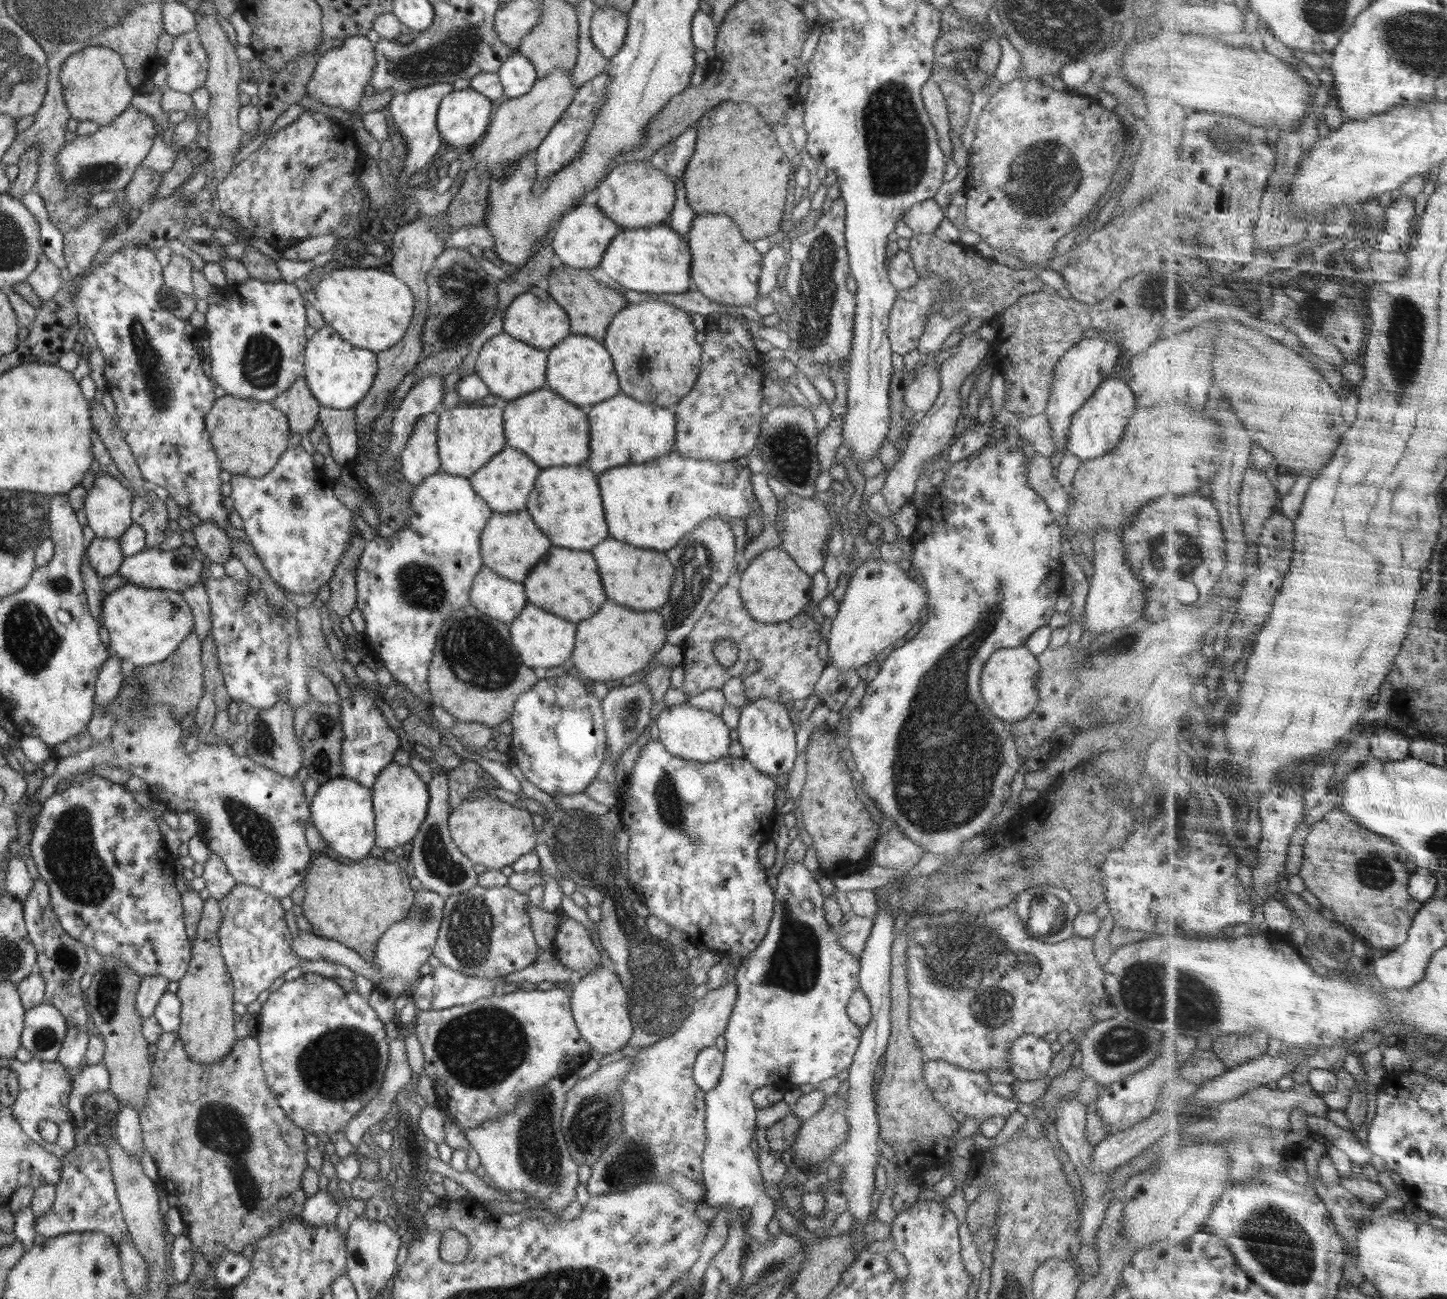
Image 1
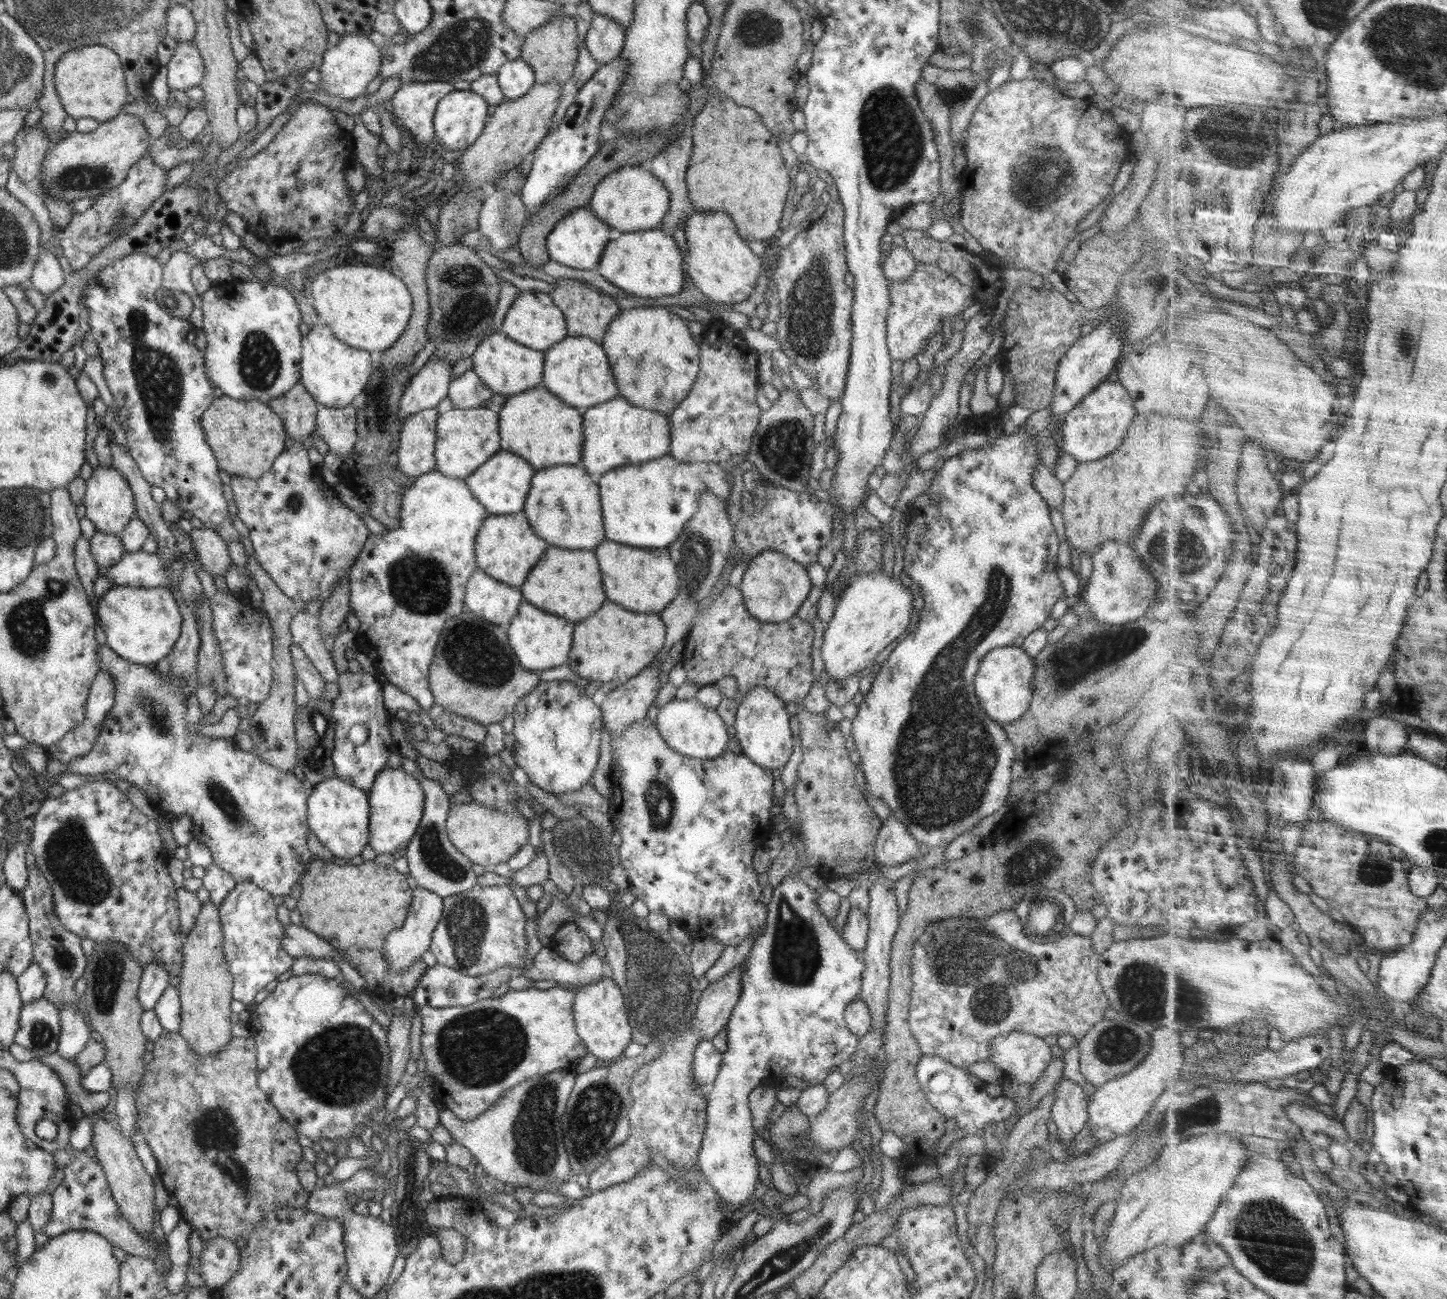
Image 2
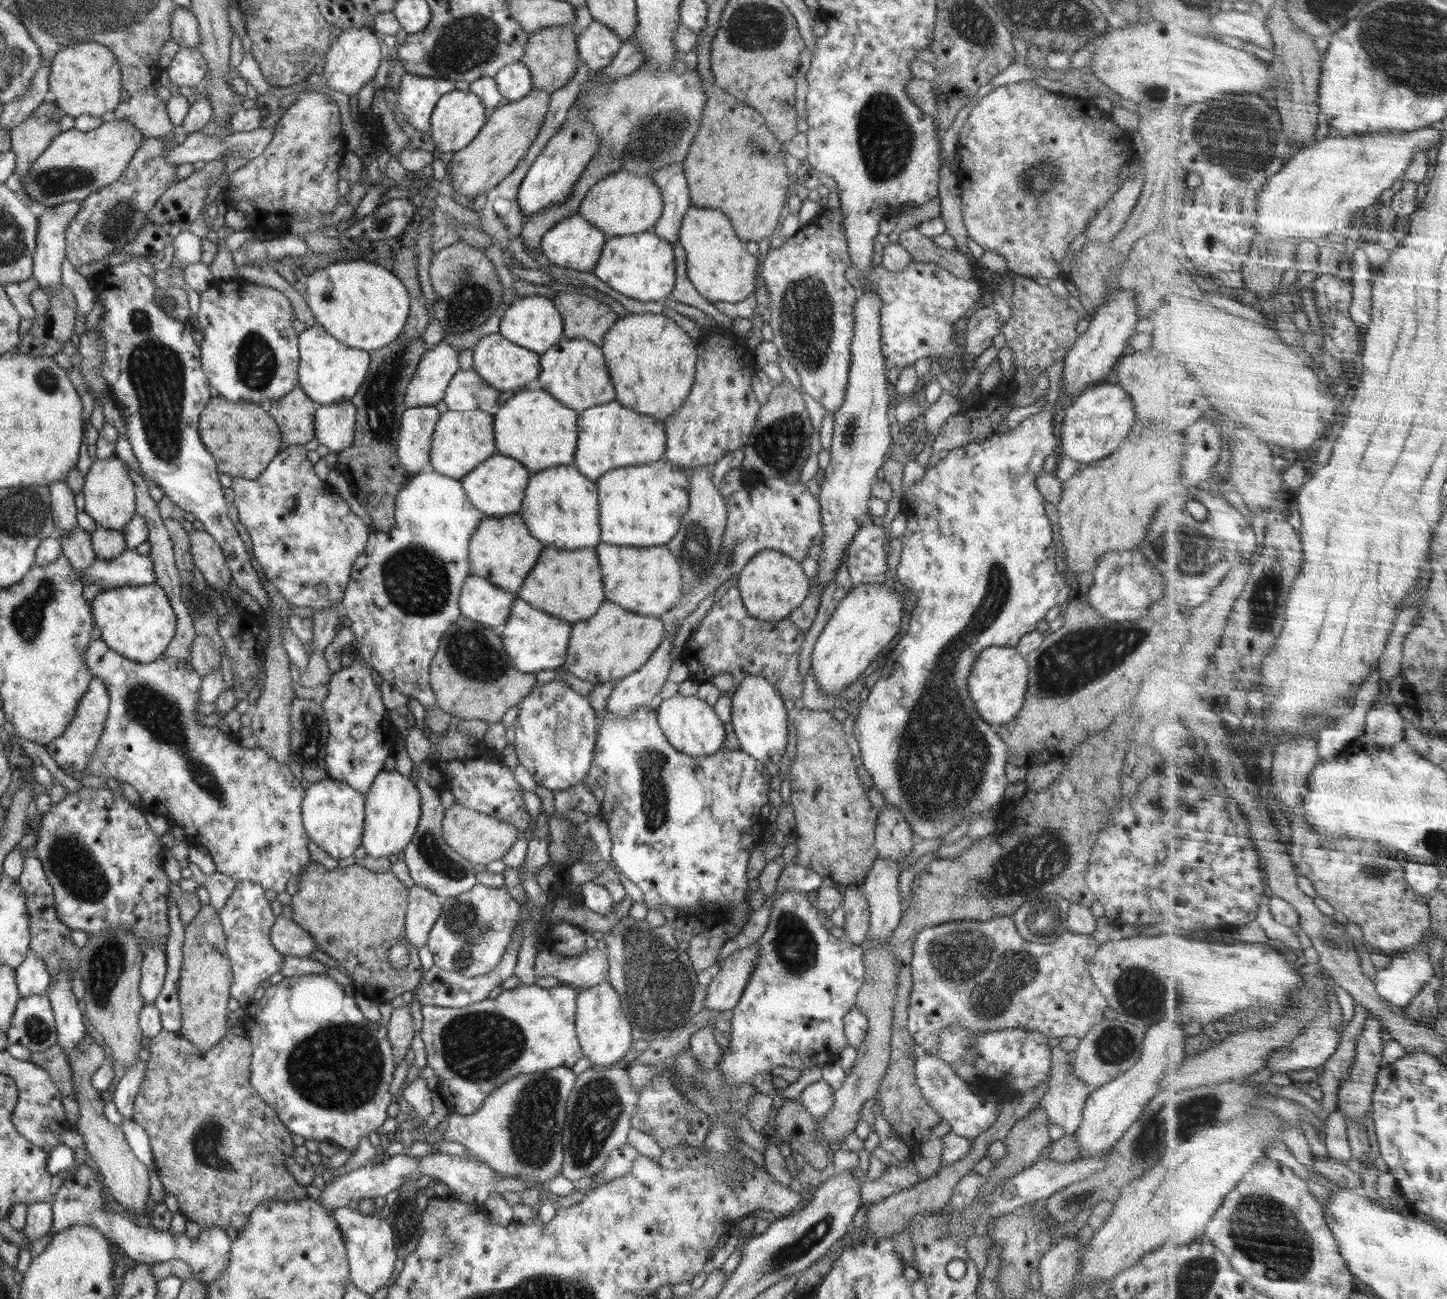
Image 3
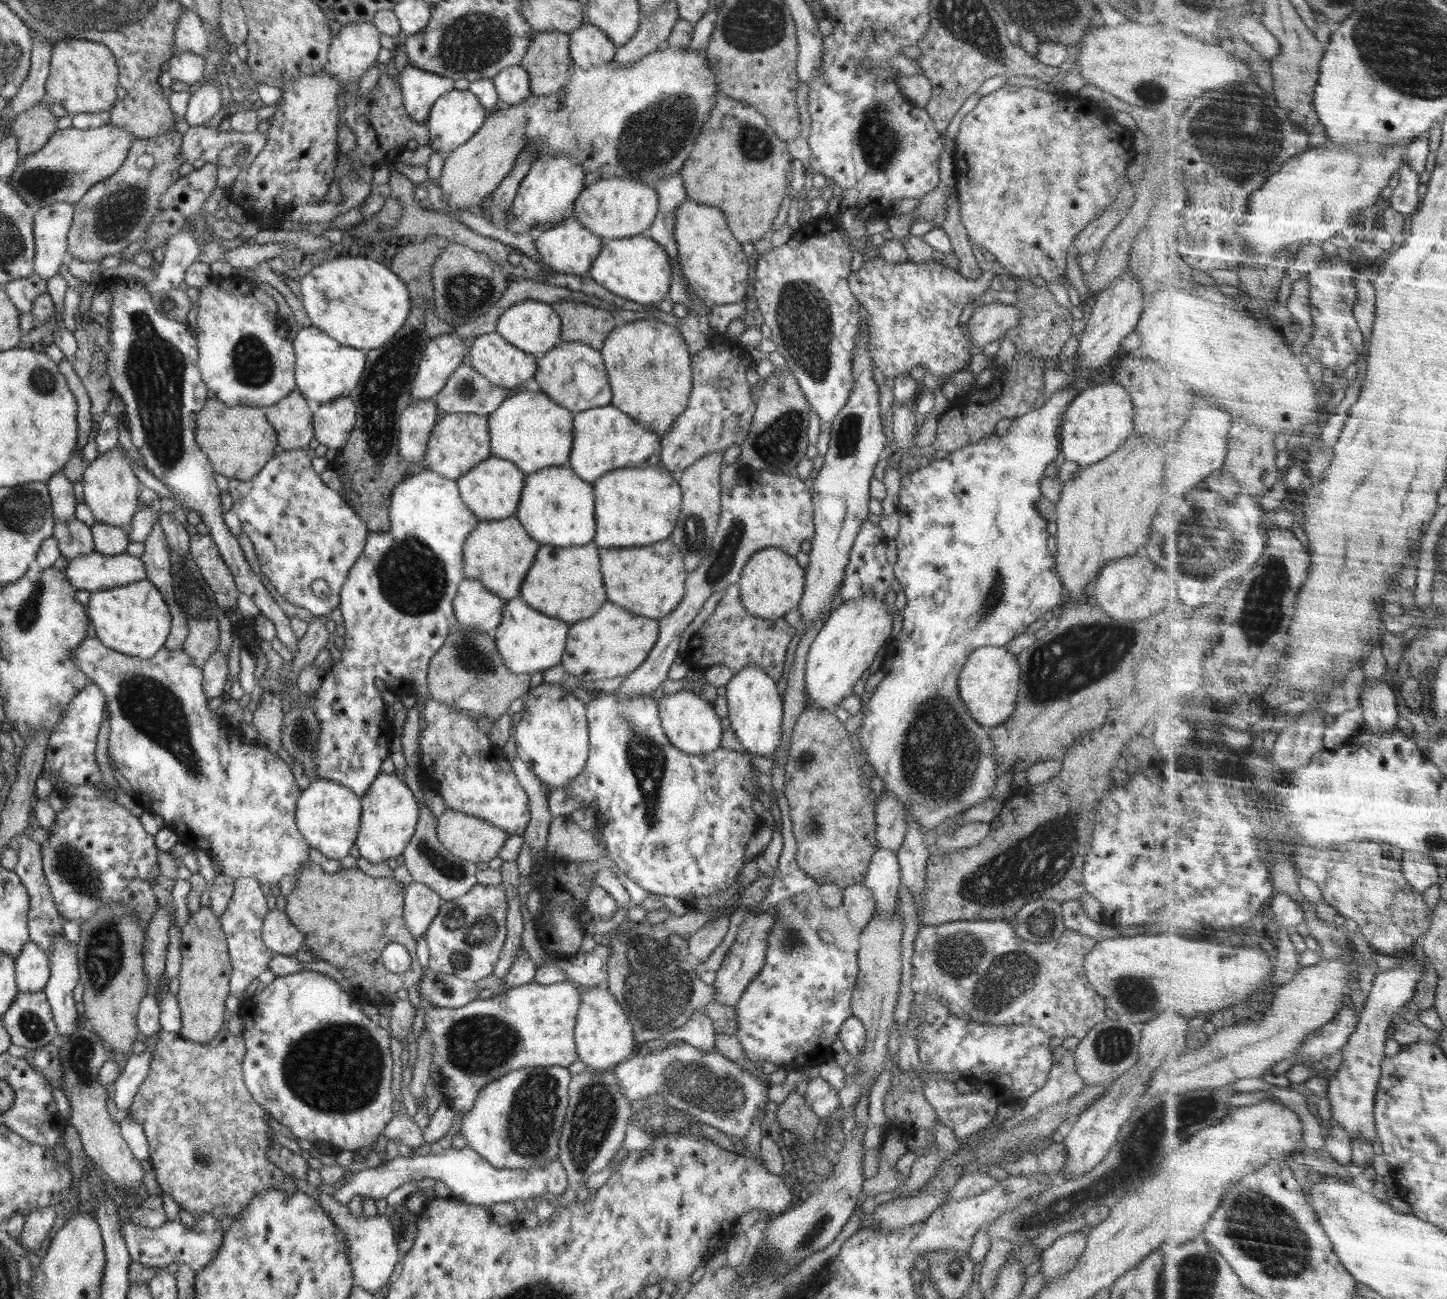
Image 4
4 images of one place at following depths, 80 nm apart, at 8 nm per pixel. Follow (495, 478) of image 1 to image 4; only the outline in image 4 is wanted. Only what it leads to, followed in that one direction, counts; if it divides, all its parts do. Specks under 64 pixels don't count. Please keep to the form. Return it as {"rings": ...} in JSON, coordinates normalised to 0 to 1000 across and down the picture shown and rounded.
{"rings":[[[339,351],[316,368],[315,373],[319,385],[331,401],[346,400],[356,396],[359,386],[364,365],[351,353]]]}

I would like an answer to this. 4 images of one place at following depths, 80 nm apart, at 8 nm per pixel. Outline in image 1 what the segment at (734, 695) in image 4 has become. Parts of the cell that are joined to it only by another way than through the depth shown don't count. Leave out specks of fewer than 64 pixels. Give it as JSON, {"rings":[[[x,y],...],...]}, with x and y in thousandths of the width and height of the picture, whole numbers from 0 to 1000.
{"rings":[[[522,537],[511,547],[510,568],[514,577],[514,584],[527,596],[538,597],[544,596],[549,591],[551,580],[549,562],[543,542],[533,537]]]}

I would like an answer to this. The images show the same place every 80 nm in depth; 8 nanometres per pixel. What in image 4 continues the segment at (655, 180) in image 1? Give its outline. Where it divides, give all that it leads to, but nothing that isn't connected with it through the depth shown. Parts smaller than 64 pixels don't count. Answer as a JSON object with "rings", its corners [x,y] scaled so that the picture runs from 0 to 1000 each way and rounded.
{"rings":[[[428,135],[420,138],[414,136],[411,139],[405,140],[404,146],[396,157],[401,172],[417,185],[445,180],[452,171],[455,158],[455,150],[451,142]]]}

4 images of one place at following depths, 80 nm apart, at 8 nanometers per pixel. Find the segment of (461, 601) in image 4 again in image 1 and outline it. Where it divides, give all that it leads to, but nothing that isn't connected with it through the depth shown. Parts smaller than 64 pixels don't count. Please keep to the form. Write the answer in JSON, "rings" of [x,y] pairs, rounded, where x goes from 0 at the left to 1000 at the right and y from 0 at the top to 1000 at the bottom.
{"rings":[[[334,436],[327,445],[324,463],[333,473],[348,480],[353,480],[364,464],[361,449],[344,443]]]}

